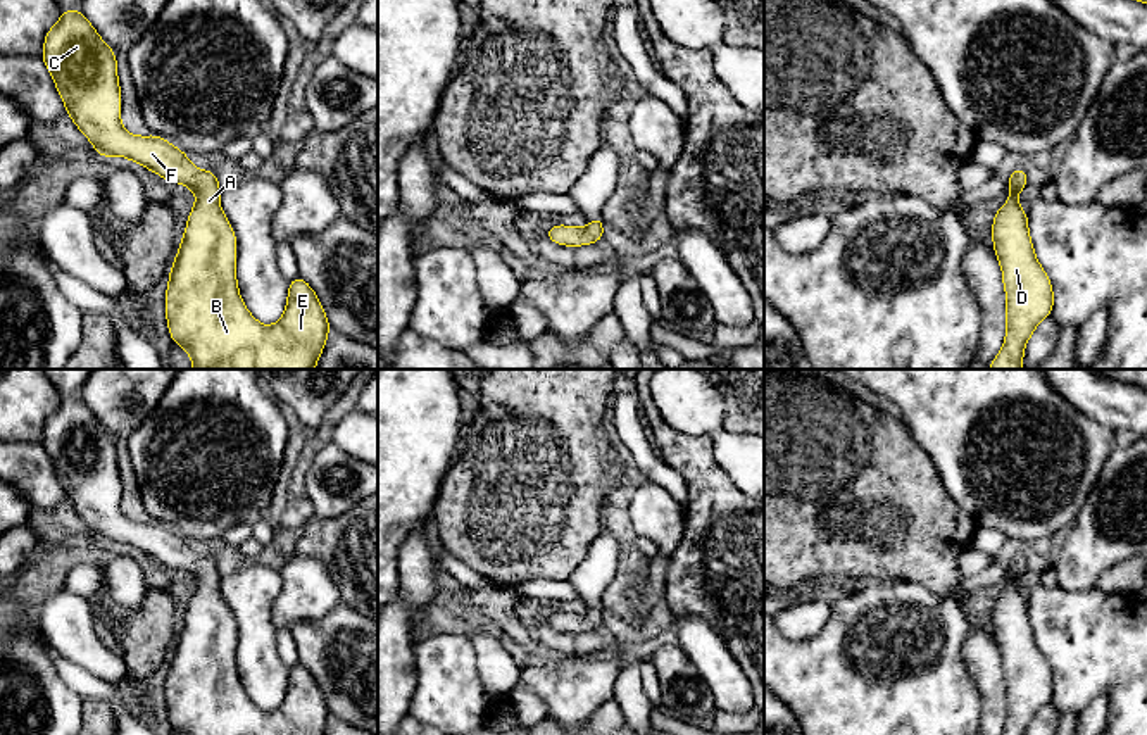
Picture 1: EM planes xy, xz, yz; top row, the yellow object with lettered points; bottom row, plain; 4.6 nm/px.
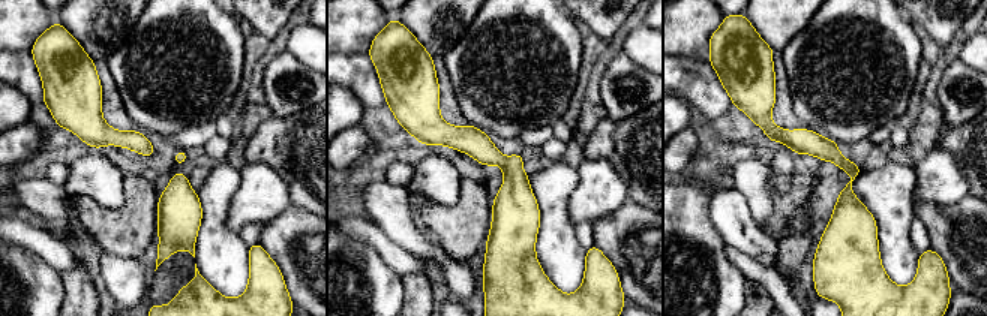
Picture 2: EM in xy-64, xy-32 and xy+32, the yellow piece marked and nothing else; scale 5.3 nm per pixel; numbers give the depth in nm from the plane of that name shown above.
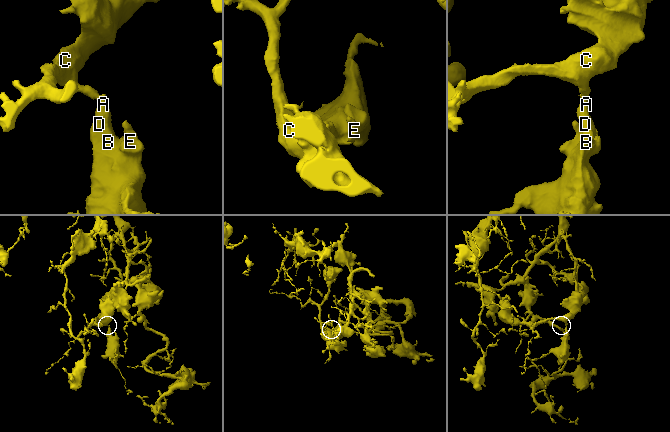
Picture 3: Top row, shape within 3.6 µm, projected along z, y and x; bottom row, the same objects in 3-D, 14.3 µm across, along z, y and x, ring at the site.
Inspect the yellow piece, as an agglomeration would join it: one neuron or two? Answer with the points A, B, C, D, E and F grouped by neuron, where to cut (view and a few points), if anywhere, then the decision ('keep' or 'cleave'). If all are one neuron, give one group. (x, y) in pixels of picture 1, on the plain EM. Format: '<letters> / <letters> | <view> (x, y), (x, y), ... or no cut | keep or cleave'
A B C D E F | no cut | keep

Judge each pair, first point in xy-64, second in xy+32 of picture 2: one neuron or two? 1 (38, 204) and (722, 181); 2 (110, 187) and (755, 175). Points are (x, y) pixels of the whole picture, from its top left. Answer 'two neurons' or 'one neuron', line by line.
1: two neurons
2: two neurons

